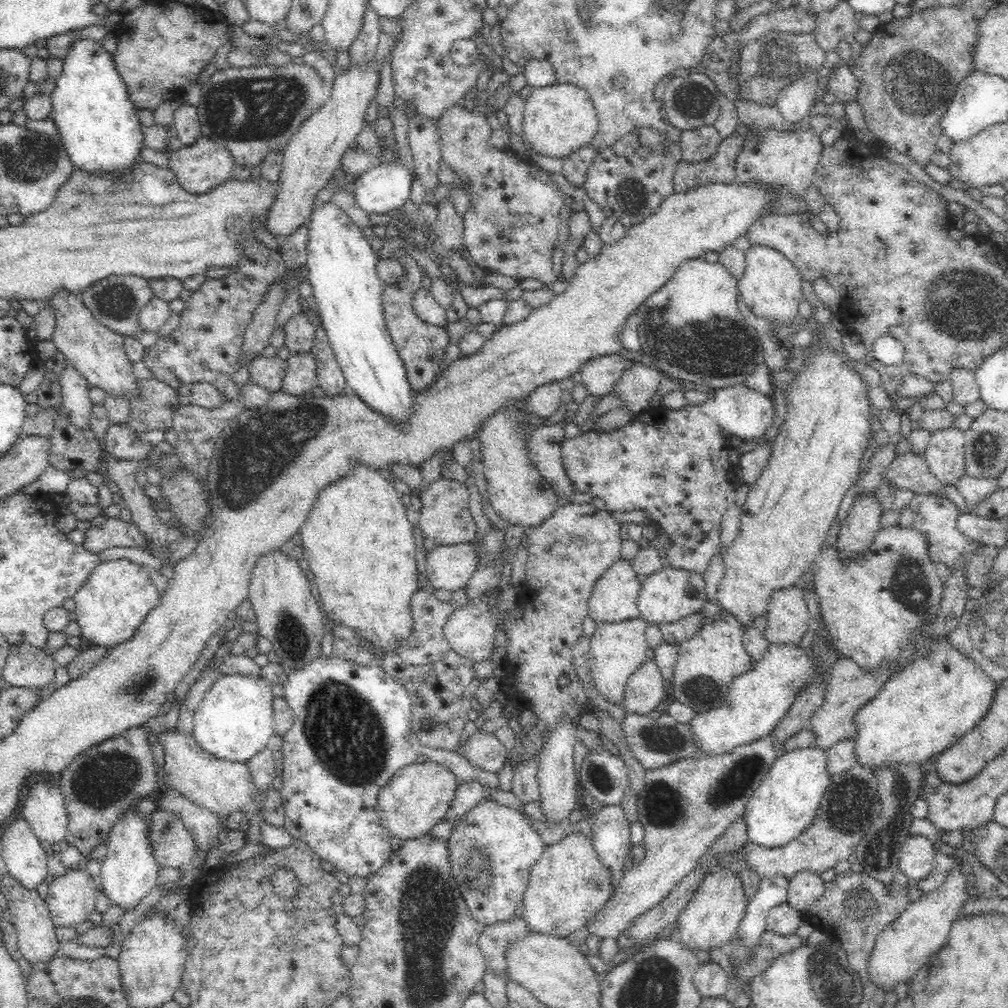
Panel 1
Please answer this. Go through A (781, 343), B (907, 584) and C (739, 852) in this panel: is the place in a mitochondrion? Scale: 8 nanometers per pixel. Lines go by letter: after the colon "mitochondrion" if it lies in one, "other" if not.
A: other
B: mitochondrion
C: other

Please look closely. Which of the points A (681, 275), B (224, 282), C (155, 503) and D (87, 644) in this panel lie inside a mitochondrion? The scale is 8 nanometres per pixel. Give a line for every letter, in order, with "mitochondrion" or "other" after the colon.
A: other
B: other
C: other
D: other

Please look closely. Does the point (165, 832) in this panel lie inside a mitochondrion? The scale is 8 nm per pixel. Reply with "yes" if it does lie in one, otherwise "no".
yes

